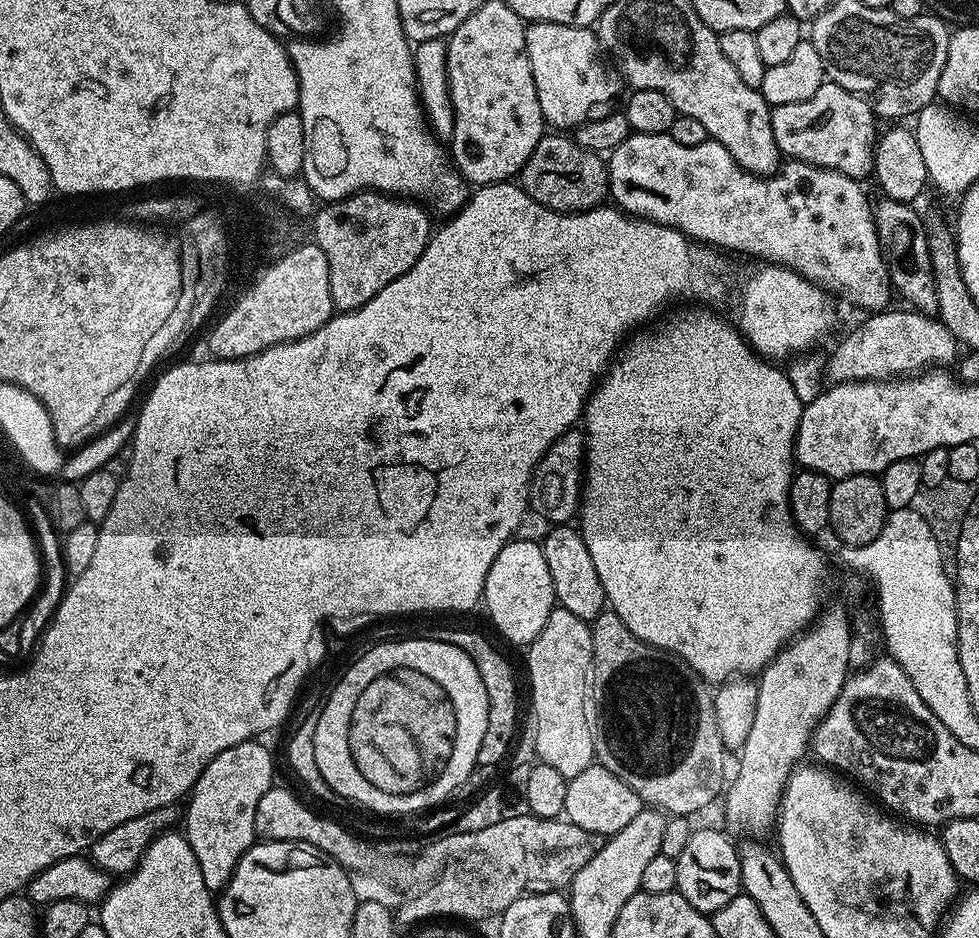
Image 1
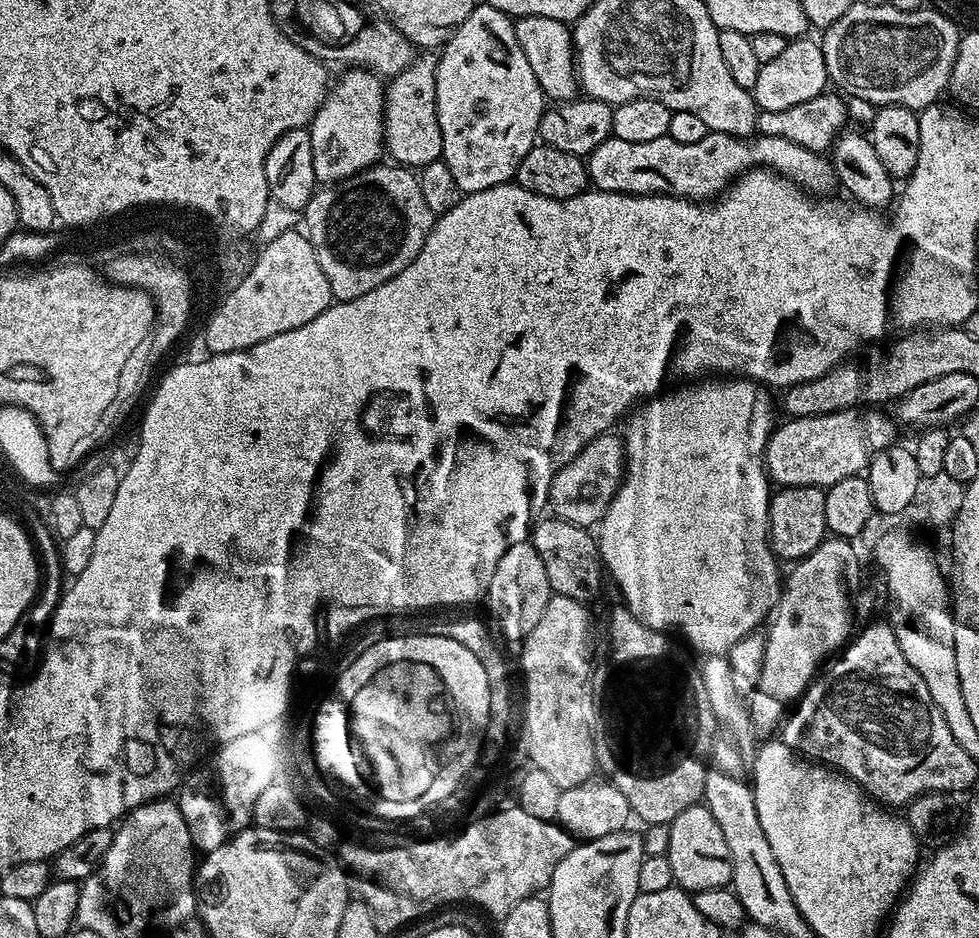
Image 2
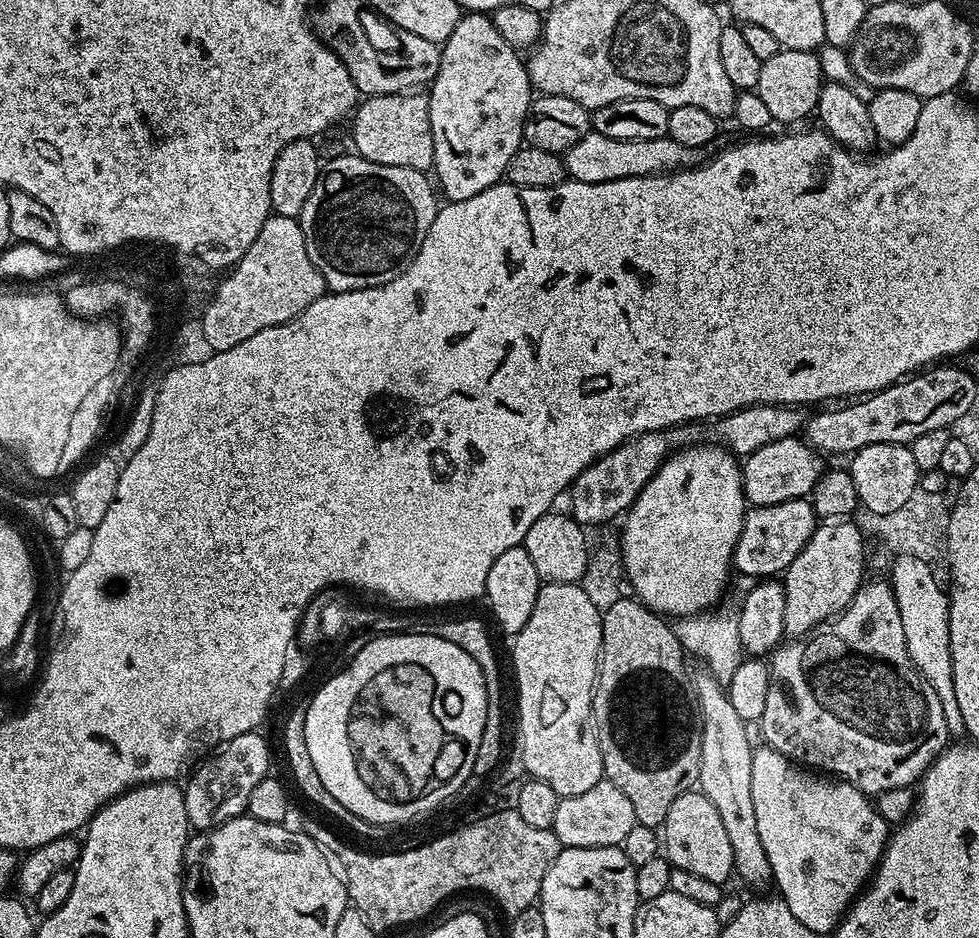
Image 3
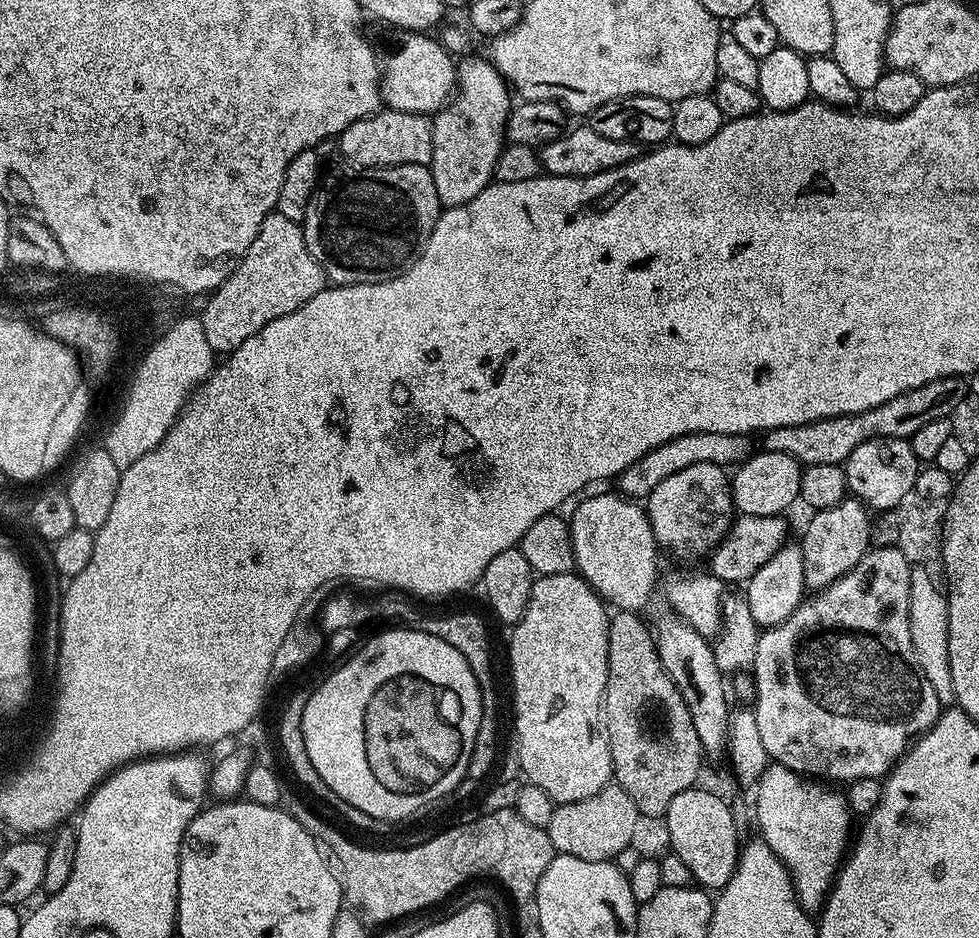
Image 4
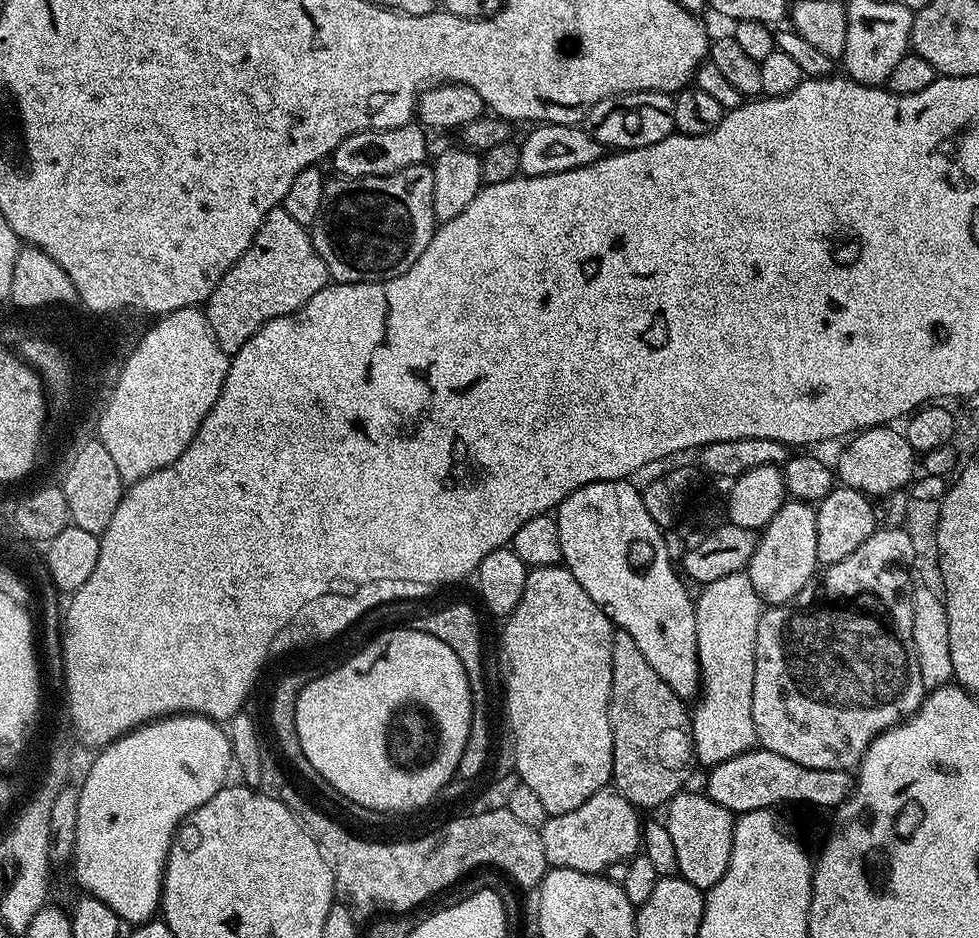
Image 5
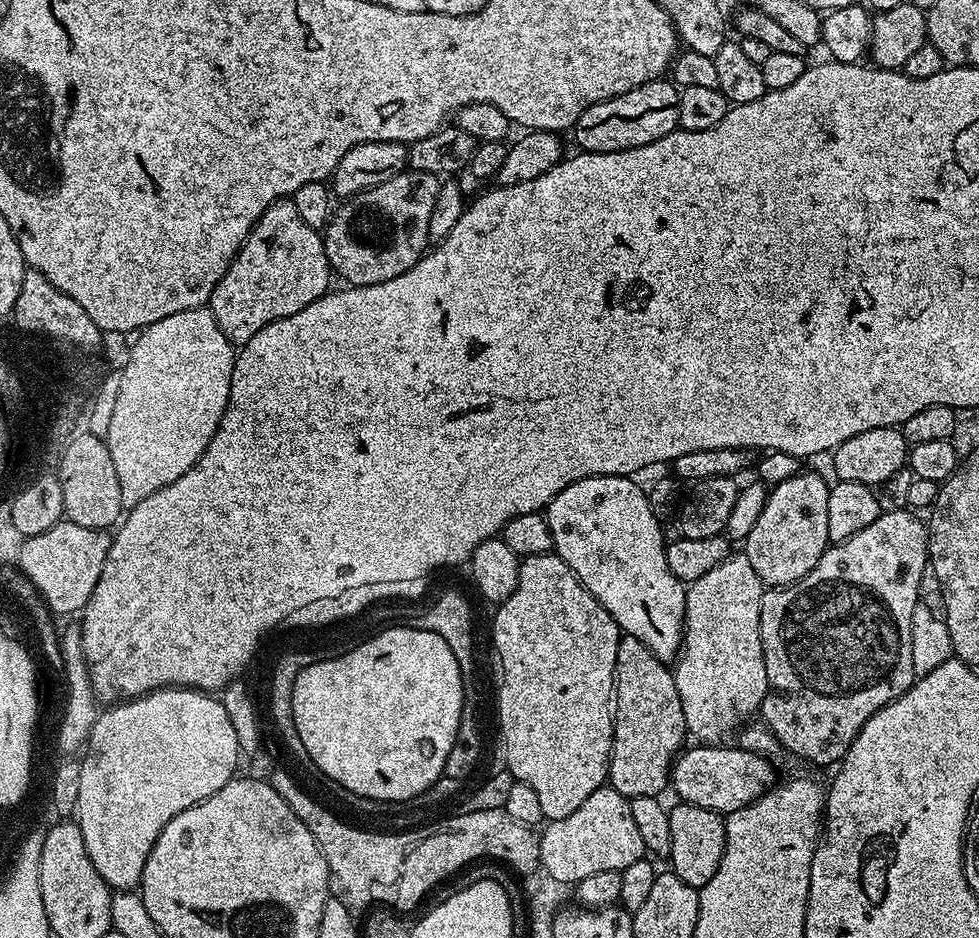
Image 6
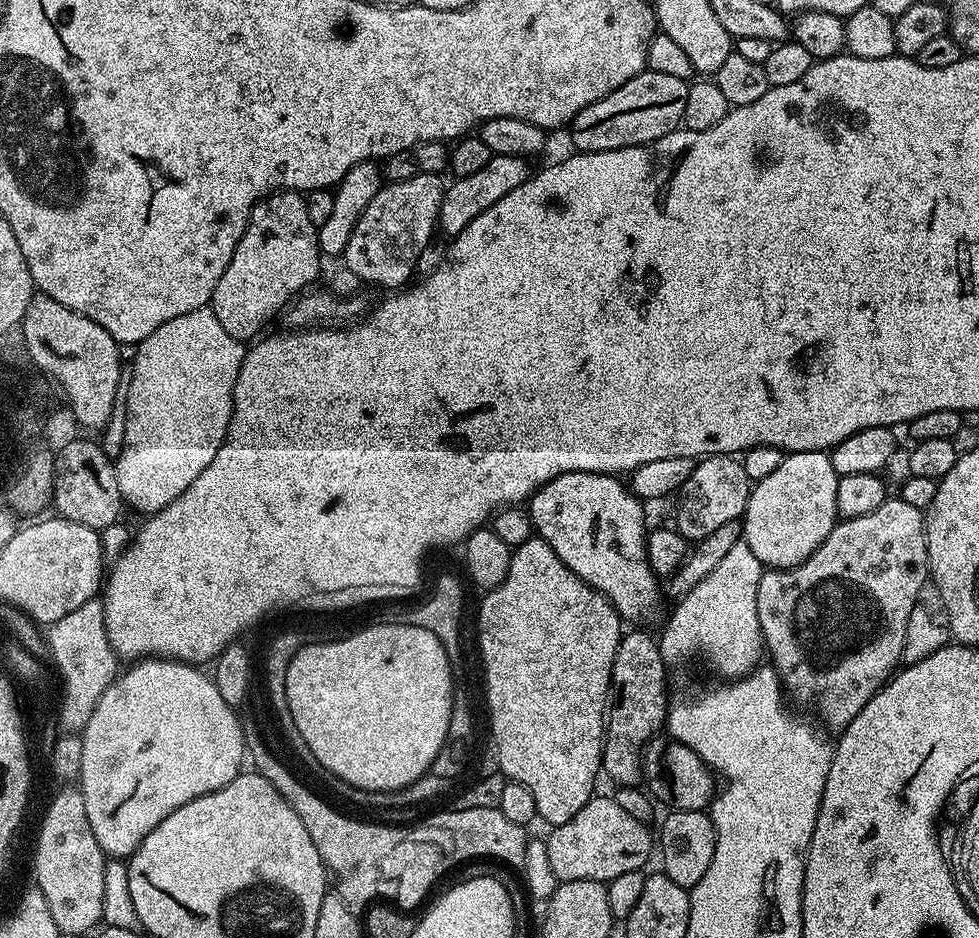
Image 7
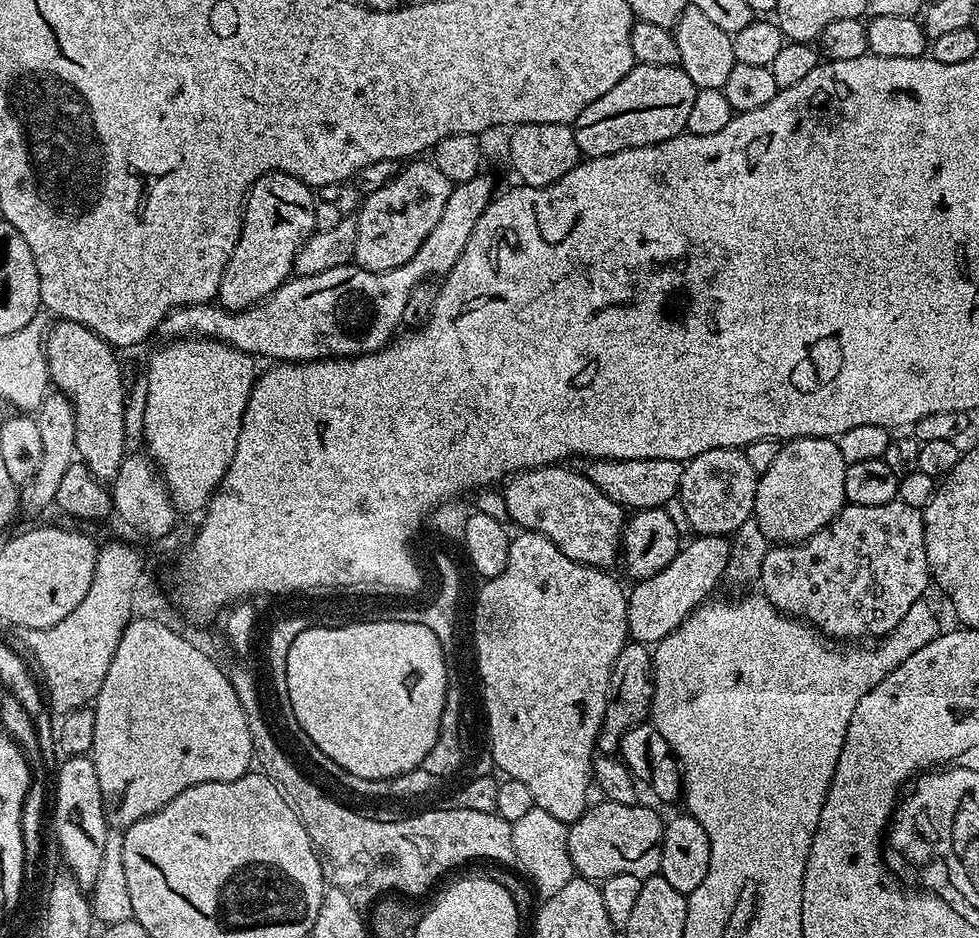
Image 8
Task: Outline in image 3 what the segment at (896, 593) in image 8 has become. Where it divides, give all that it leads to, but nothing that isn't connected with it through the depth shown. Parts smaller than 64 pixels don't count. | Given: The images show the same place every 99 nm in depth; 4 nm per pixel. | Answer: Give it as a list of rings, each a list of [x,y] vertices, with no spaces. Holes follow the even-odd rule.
[[[872,578],[861,584],[852,601],[842,609],[840,615],[831,622],[820,625],[807,639],[796,638],[791,642],[781,643],[780,647],[770,653],[770,669],[771,684],[769,693],[766,694],[766,708],[758,721],[763,743],[801,766],[849,780],[855,788],[862,789],[865,794],[915,785],[925,770],[939,758],[940,753],[949,747],[950,733],[946,726],[946,714],[942,714],[942,702],[938,702],[938,694],[934,694],[934,686],[930,686],[930,682],[922,678],[922,674],[916,669],[906,650],[906,634],[902,631],[902,614],[898,614],[896,594],[887,579]]]

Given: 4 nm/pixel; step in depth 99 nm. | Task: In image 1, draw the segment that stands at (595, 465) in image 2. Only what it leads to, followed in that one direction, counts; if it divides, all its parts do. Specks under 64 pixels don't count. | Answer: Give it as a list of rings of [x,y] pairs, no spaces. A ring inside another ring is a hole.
[[[583,431],[564,432],[546,450],[532,475],[530,508],[552,526],[568,526],[577,519],[582,503],[584,466],[586,463],[586,436]]]

